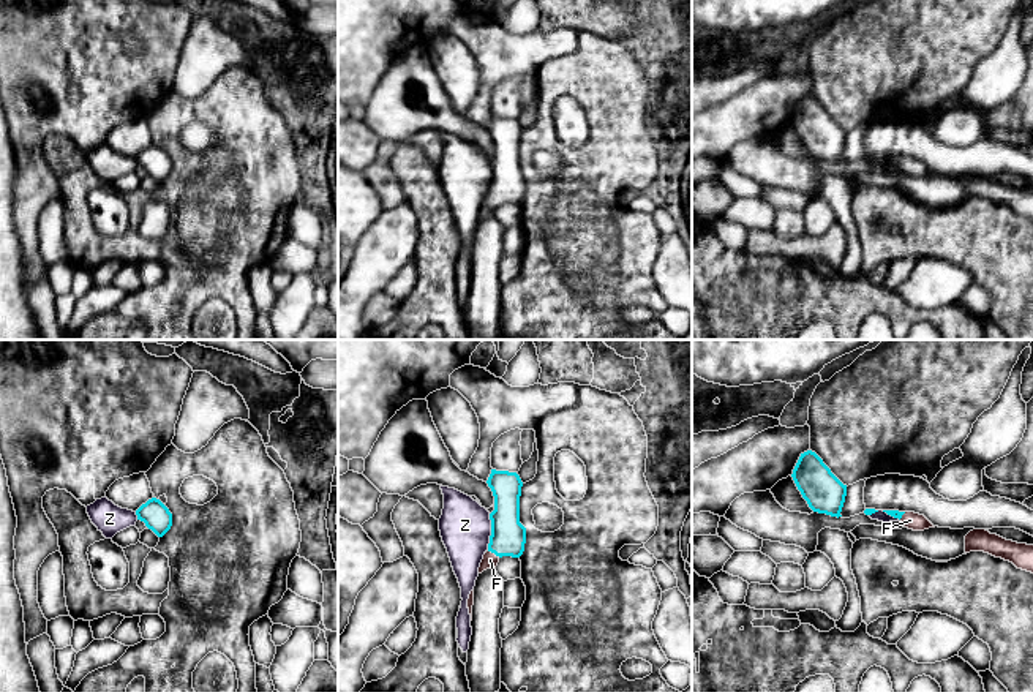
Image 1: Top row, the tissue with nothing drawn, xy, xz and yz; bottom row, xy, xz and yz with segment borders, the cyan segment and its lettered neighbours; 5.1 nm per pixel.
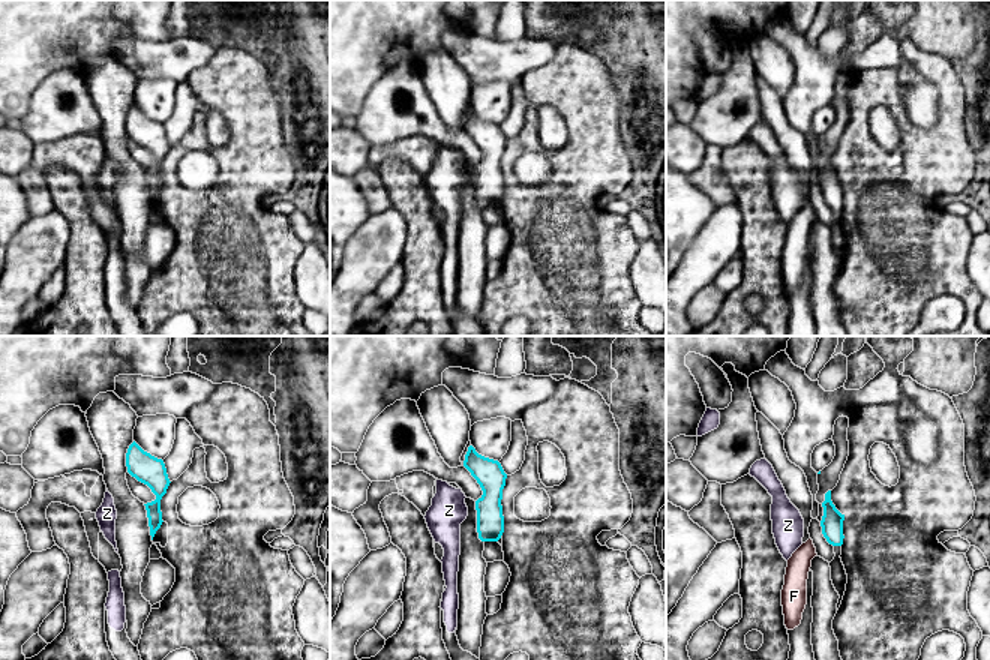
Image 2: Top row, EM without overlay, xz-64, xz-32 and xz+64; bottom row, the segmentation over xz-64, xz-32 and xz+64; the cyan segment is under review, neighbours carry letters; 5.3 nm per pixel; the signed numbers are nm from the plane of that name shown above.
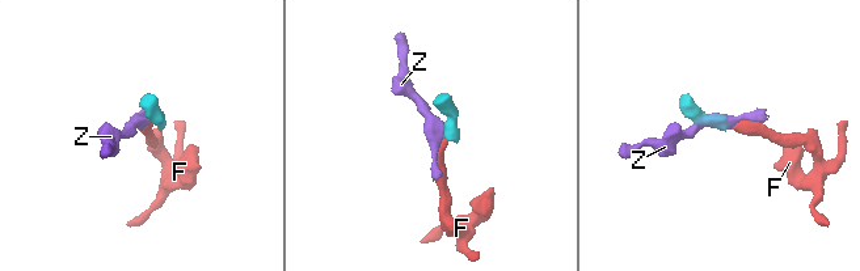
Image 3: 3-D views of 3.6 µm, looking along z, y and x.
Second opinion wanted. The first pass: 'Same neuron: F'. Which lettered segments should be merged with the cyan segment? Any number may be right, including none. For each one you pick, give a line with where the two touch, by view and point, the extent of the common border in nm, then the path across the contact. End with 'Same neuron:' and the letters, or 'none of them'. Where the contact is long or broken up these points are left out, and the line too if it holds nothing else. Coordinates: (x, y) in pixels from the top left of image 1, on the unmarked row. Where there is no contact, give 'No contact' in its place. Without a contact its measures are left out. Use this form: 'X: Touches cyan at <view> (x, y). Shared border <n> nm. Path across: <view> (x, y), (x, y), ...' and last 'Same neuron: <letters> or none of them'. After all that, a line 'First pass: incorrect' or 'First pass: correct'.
F: Touches cyan at xz (495, 199). Shared border 70 nm. Path across: xz (507, 184), (495, 199), (490, 206)
Same neuron: F
First pass: correct

